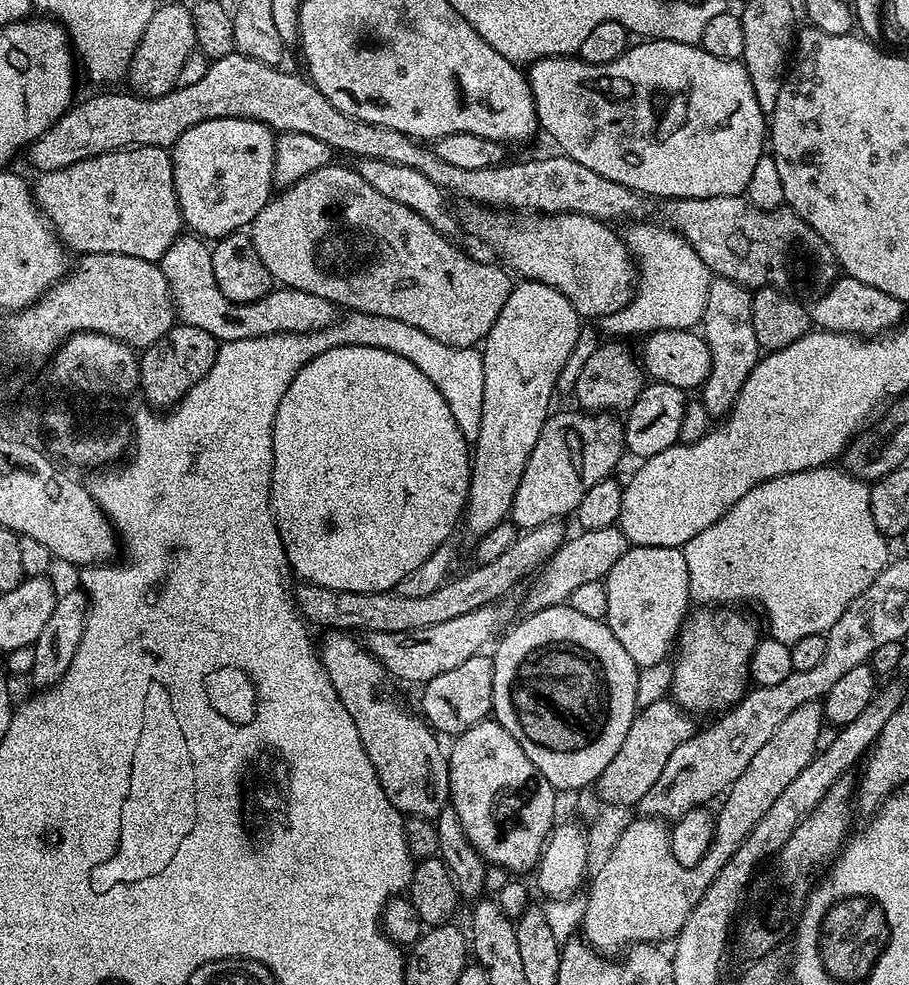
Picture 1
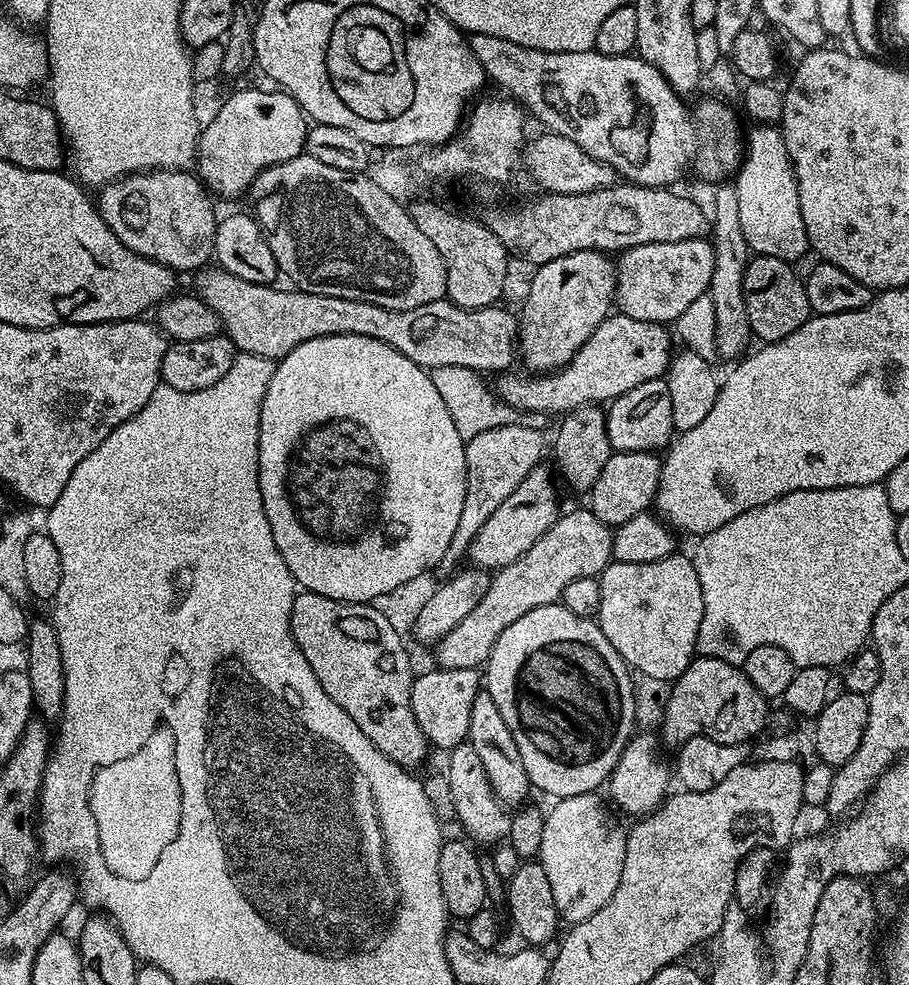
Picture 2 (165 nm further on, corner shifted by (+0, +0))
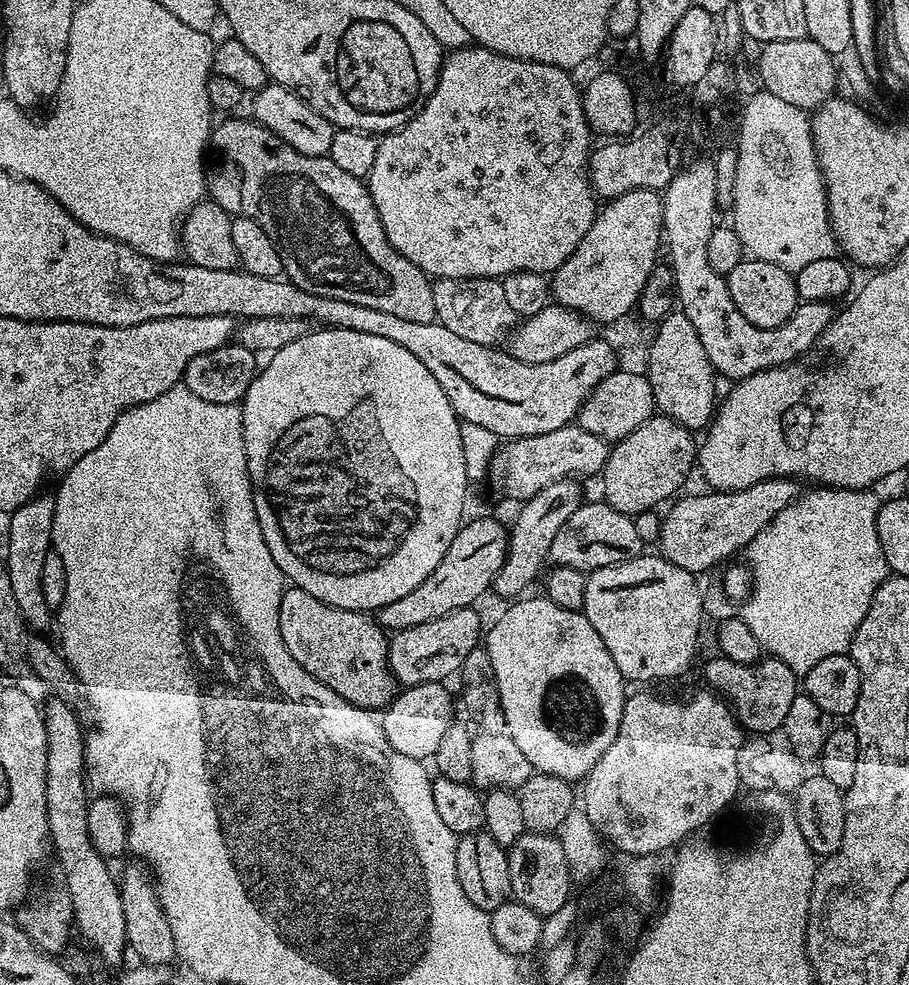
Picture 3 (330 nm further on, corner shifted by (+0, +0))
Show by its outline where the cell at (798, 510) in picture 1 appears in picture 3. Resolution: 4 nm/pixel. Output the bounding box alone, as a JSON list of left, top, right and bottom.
[742,486,890,678]

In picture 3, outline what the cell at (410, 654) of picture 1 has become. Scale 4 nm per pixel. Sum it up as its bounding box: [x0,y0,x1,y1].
[548,502,646,574]

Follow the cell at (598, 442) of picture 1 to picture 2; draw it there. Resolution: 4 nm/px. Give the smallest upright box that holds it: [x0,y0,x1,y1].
[467,466,562,570]

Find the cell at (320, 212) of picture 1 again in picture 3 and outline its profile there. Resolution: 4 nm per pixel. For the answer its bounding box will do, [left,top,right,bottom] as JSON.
[206,118,436,323]

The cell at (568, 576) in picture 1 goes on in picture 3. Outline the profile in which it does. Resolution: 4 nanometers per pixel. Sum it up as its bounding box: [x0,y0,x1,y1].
[659,476,801,574]

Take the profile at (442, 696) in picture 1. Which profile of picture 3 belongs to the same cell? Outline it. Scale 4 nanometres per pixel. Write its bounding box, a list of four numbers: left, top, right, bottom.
[382,683,454,762]

